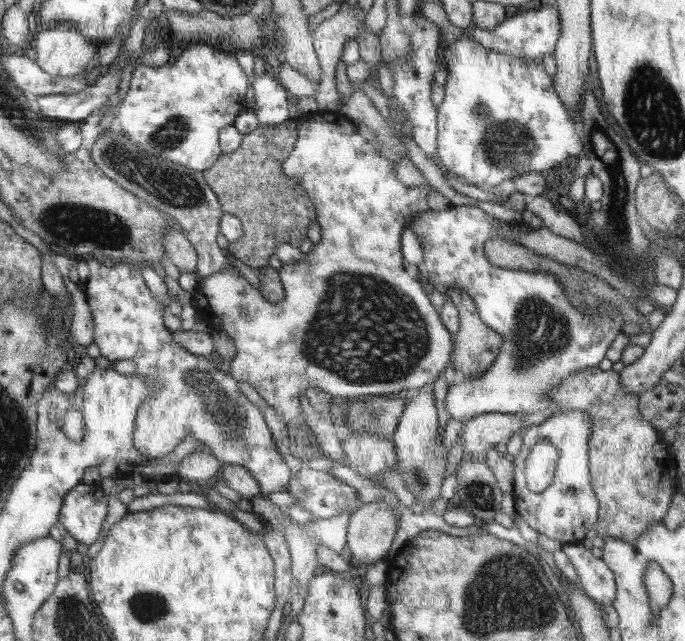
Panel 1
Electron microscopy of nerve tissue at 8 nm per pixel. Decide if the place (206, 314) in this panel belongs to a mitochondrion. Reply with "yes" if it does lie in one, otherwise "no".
no

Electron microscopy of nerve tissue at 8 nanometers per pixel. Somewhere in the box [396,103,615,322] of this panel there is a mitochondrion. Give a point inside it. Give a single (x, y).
(502, 144)

